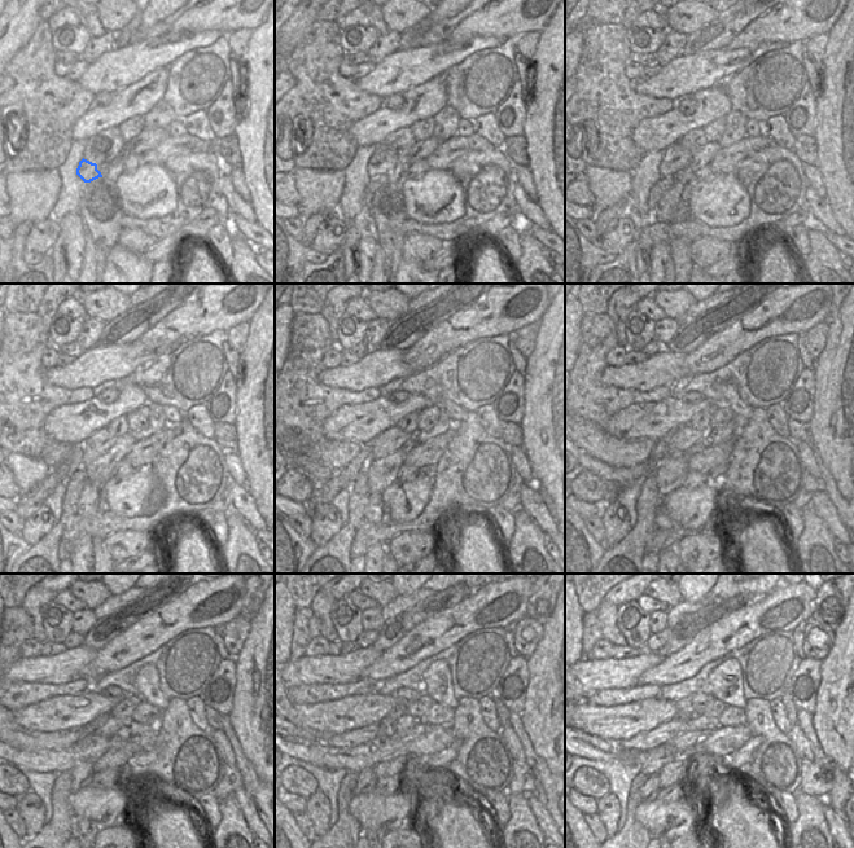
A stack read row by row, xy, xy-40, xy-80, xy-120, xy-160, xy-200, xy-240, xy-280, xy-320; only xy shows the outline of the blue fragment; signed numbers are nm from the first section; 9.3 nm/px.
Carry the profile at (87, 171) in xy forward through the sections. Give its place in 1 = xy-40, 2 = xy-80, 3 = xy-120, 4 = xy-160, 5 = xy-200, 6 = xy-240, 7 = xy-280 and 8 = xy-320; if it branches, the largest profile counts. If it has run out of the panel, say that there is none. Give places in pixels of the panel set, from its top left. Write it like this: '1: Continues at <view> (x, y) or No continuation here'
1: Continues at xy-40 (381, 163)
2: Continues at xy-80 (677, 157)
3: Continues at xy-120 (99, 443)
4: Continues at xy-160 (393, 439)
5: Continues at xy-200 (684, 439)
6: Continues at xy-240 (113, 724)
7: Continues at xy-280 (404, 723)
8: Continues at xy-320 (697, 723).

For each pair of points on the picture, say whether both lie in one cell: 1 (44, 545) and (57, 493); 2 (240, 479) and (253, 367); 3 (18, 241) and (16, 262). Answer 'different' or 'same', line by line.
1: different
2: different
3: same

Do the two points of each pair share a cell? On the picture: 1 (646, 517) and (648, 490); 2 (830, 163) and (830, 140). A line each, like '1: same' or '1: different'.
1: same
2: same

